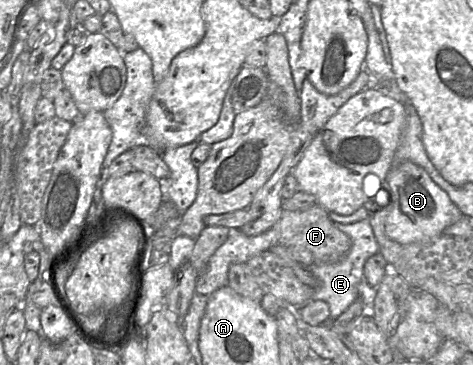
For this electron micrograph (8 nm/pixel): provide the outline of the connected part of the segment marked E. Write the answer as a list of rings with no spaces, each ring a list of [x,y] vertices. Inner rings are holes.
[[[368,219],[351,224],[335,223],[335,225],[346,231],[346,235],[349,236],[351,240],[349,251],[334,263],[318,263],[308,267],[320,282],[320,286],[314,289],[312,300],[326,302],[332,320],[341,316],[361,296],[372,296],[375,289],[370,288],[364,281],[364,265],[368,258],[379,253],[379,244]]]

